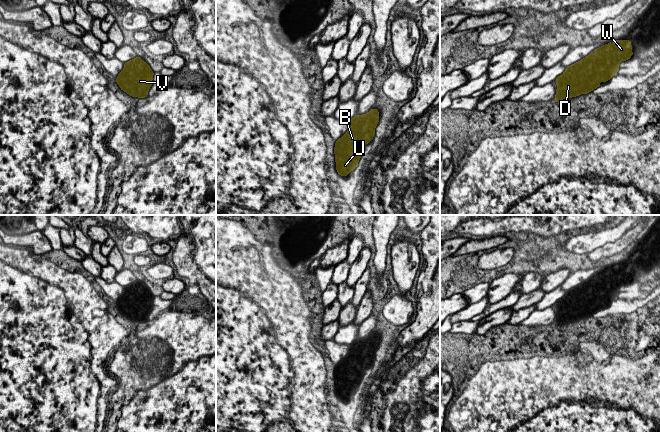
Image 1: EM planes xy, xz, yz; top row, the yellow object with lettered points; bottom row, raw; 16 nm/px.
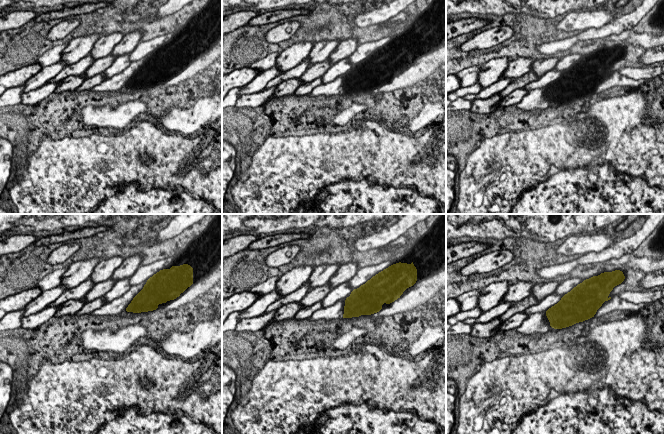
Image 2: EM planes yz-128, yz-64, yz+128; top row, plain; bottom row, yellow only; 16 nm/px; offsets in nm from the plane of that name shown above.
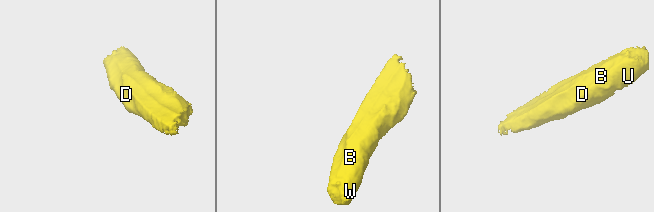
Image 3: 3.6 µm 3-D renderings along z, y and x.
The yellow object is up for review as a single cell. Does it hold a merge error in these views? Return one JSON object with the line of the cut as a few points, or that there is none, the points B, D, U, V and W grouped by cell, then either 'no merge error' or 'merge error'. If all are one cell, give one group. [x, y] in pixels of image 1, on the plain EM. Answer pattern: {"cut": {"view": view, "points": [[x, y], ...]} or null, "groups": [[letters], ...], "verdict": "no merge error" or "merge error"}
{"cut": null, "groups": [["B", "D", "U", "V", "W"]], "verdict": "no merge error"}

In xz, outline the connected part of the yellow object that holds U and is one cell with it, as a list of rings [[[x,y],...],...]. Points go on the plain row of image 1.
[[[376,332],[368,337],[355,339],[349,345],[348,355],[339,362],[334,371],[336,394],[340,400],[348,398],[358,391],[365,368],[370,367],[375,359],[379,346],[379,336]]]

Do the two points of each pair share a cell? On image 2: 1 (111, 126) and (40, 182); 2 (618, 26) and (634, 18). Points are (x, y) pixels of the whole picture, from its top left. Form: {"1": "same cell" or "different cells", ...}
{"1": "different cells", "2": "same cell"}

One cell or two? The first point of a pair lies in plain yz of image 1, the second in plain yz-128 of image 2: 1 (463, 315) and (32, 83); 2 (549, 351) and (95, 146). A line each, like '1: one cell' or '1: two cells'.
1: one cell
2: two cells

